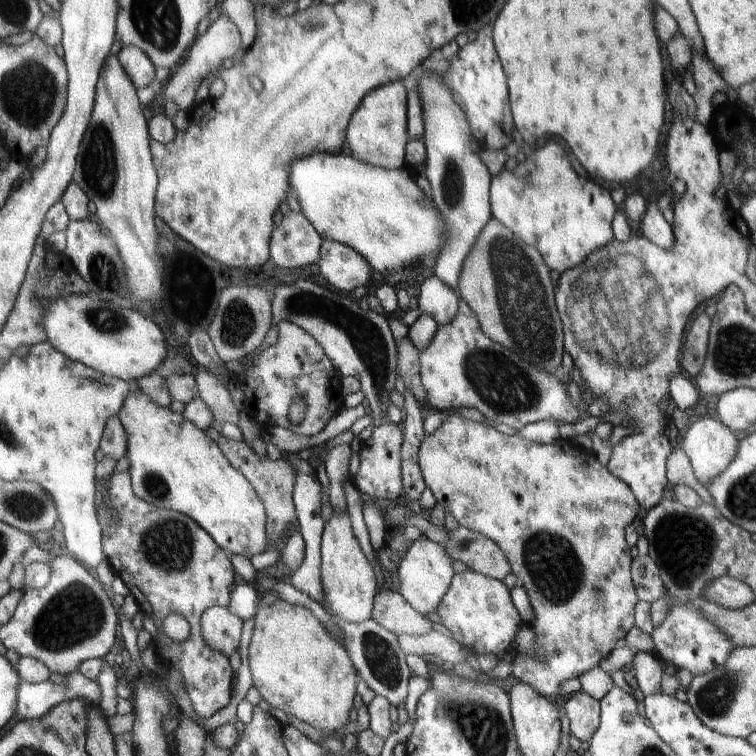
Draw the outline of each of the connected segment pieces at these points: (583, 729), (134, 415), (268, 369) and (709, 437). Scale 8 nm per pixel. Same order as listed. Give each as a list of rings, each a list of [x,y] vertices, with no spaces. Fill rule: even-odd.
[[[580,690],[562,699],[560,706],[570,720],[571,735],[588,743],[601,724],[600,702]]]
[[[130,389],[129,396],[117,415],[126,430],[127,456],[130,460],[131,484],[135,496],[154,507],[177,511],[194,520],[228,554],[252,556],[267,550],[265,506],[259,500],[250,482],[230,465],[214,441],[169,408],[152,402],[139,389]]]
[[[289,321],[278,323],[276,344],[262,348],[258,355],[250,354],[250,363],[242,364],[242,367],[242,374],[230,373],[229,381],[244,394],[243,411],[261,429],[278,426],[305,438],[313,438],[323,433],[331,419],[344,409],[340,372],[329,366],[326,354],[314,338]],[[298,394],[306,397],[308,413],[301,424],[294,426],[288,418],[288,410]]]
[[[710,412],[704,417],[694,419],[684,431],[681,450],[690,462],[696,481],[709,488],[709,485],[730,467],[740,444],[741,440],[738,438],[738,434],[734,434],[732,430],[721,424],[718,418]]]

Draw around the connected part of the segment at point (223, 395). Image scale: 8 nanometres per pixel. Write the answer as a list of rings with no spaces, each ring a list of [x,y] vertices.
[[[201,371],[194,377],[199,398],[208,406],[217,425],[226,422],[238,425],[240,412],[234,406],[226,386],[218,382],[210,371]]]

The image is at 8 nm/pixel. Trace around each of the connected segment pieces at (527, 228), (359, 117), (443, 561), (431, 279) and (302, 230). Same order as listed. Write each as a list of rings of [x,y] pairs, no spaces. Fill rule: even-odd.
[[[546,142],[540,149],[535,149],[528,158],[520,158],[518,167],[509,172],[491,178],[489,191],[491,215],[527,244],[533,245],[543,257],[544,263],[559,273],[578,267],[592,252],[606,247],[614,240],[612,222],[616,217],[617,207],[611,193],[591,179],[579,177],[569,162],[568,154],[558,142]]]
[[[401,81],[372,90],[356,108],[346,130],[347,152],[357,160],[384,169],[405,167],[407,130],[407,90]]]
[[[420,538],[411,542],[397,570],[400,581],[399,594],[421,616],[428,617],[431,612],[437,610],[442,598],[449,590],[455,574],[452,564],[453,561],[446,555],[440,544],[431,542],[428,538]]]
[[[430,272],[417,299],[419,310],[434,318],[438,326],[450,324],[459,310],[458,294]]]
[[[288,212],[280,226],[274,226],[269,243],[269,259],[278,268],[302,268],[318,261],[323,239],[302,213]]]

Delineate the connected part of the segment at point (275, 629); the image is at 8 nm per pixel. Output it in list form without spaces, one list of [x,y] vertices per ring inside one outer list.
[[[278,599],[273,605],[271,604],[258,610],[256,627],[254,628],[254,634],[252,634],[251,639],[248,662],[250,663],[252,681],[254,681],[253,687],[258,690],[262,699],[264,699],[271,707],[282,710],[286,715],[292,714],[292,716],[304,721],[316,730],[328,730],[331,734],[350,723],[349,717],[352,708],[354,708],[353,701],[357,693],[357,671],[348,657],[347,650],[339,644],[338,640],[330,636],[326,628],[322,627],[322,624],[318,622],[315,615],[310,612],[309,609],[303,608],[302,606],[292,605],[284,600]]]

